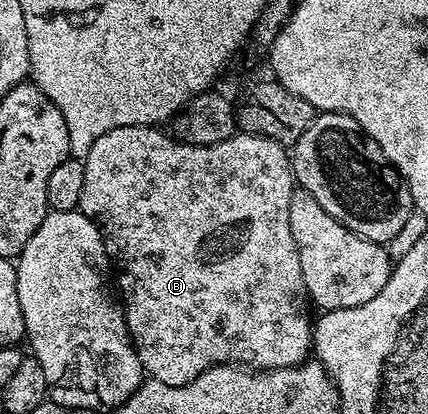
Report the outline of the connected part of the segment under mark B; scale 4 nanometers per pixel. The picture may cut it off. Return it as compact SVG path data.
M144 124L119 126L95 138L89 152L83 157L83 194L79 205L80 212L92 217L101 232L106 254L115 269L116 287L121 287L119 296L123 301L126 326L129 328L134 349L138 352L139 362L144 368L144 375L167 386L183 386L217 364L236 364L254 370L268 370L290 368L310 359L313 324L303 306L305 283L299 266L299 250L291 234L291 198L295 191L295 181L291 156L286 145L266 136L252 134L238 134L227 138L227 142L215 142L211 146L181 144L172 135L165 133L164 136L161 131L160 127Z

